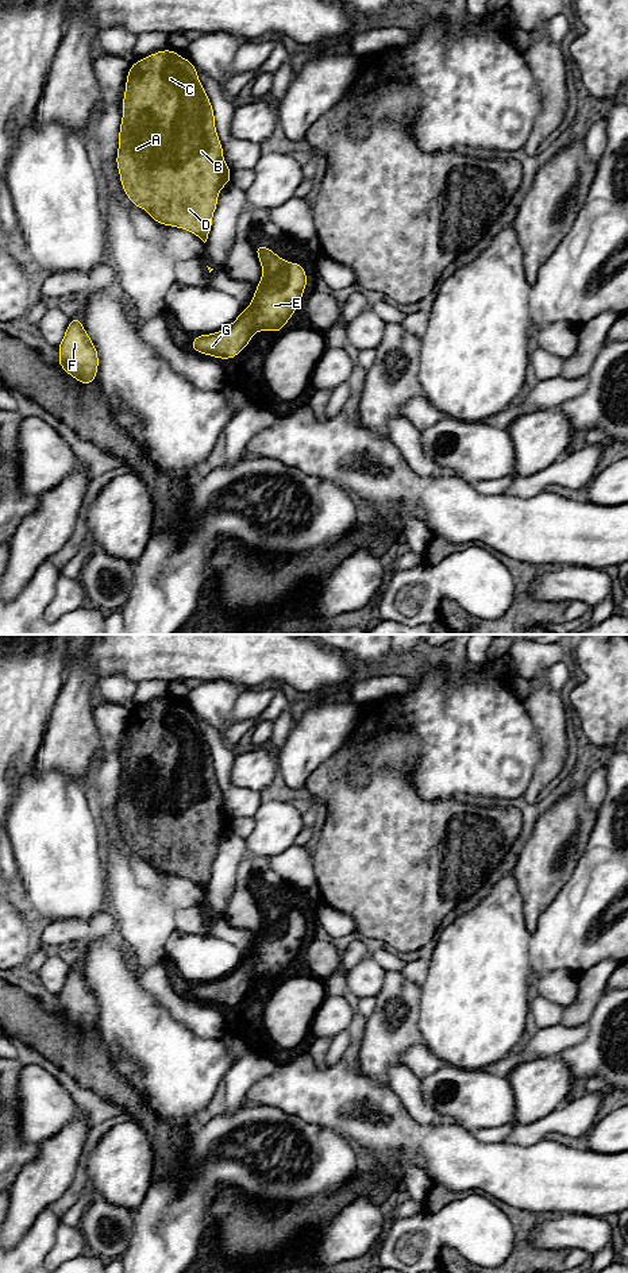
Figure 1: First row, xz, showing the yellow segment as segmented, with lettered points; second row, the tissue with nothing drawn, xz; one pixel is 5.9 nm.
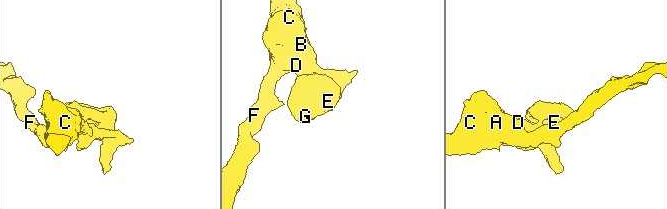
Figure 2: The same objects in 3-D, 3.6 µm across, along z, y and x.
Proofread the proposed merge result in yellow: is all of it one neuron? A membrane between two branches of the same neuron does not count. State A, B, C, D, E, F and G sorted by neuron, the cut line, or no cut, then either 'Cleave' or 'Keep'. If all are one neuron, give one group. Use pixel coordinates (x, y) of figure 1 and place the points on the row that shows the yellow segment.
Groups: A B C D E F G. No split. Keep

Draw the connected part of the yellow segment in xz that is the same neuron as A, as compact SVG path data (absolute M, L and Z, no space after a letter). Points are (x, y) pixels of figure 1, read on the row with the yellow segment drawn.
M174 50L136 61L127 73L122 107L116 165L124 193L158 224L186 229L205 243L219 192L231 182L231 169L224 162L212 104L197 69Z

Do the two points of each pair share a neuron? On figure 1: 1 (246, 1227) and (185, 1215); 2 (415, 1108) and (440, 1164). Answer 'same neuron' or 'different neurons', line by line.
1: different neurons
2: different neurons

